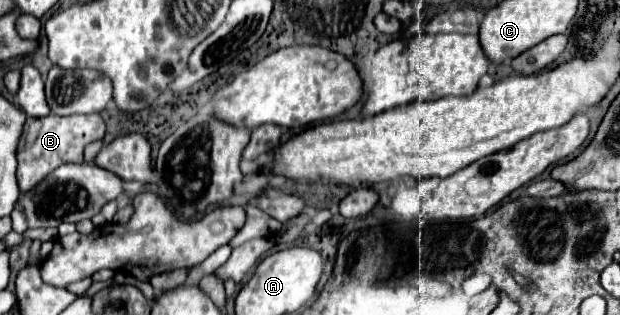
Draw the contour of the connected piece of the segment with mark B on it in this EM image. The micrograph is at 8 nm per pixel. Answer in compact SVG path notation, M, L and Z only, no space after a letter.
M47 115L47 117L27 117L23 135L19 139L17 147L17 183L21 193L31 191L49 171L55 171L61 167L61 163L83 163L83 149L91 141L103 139L105 135L105 123L101 115L69 115L69 117L57 117L57 115Z

